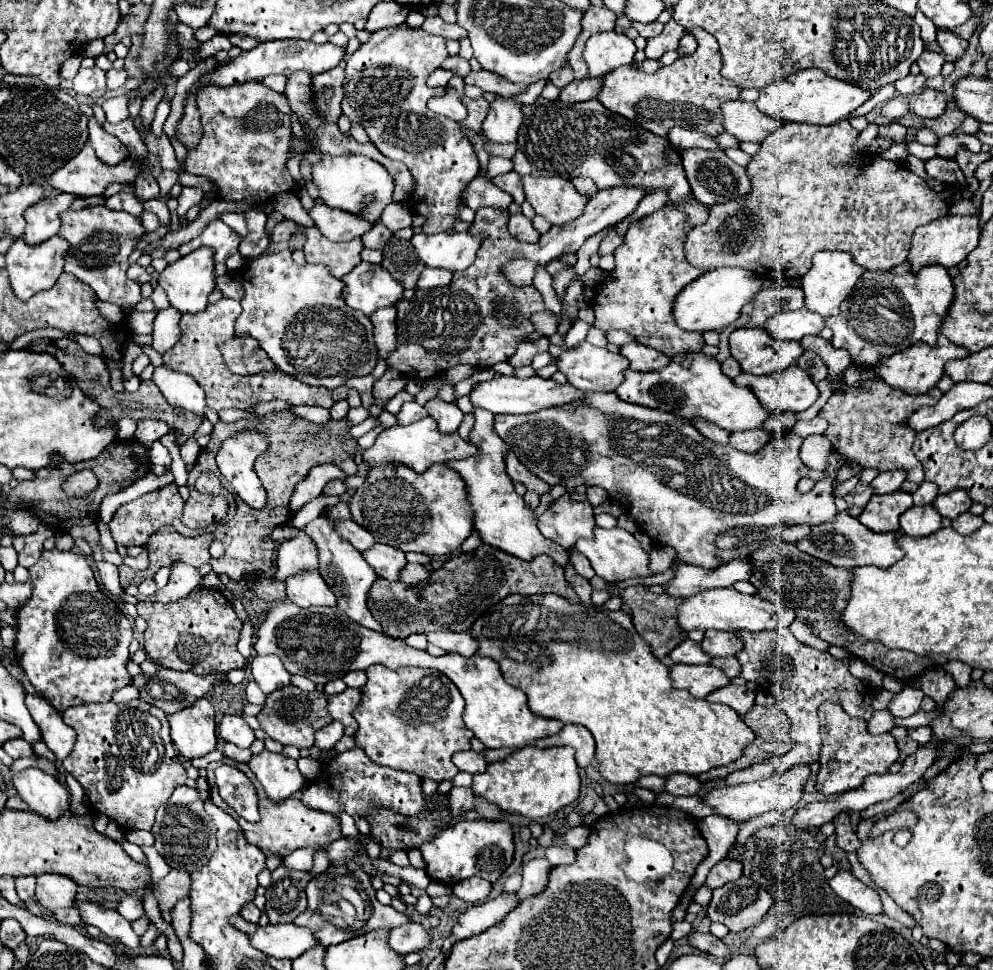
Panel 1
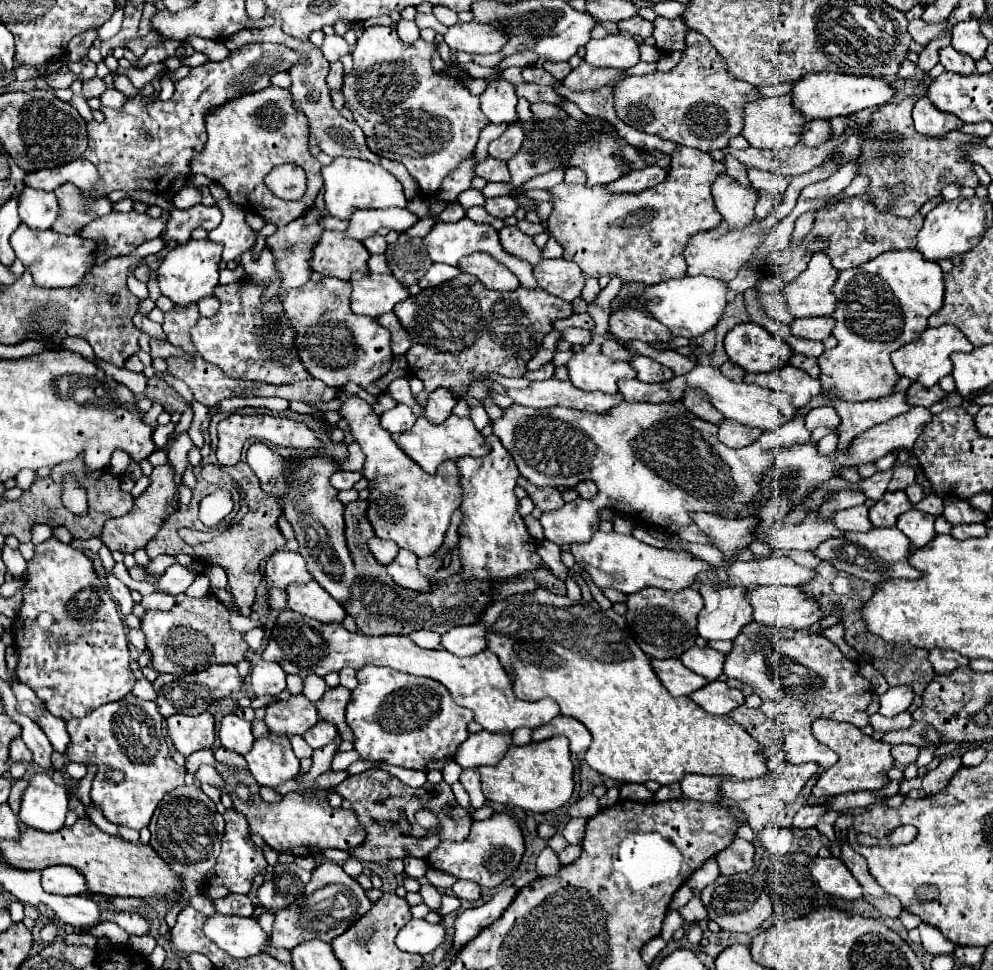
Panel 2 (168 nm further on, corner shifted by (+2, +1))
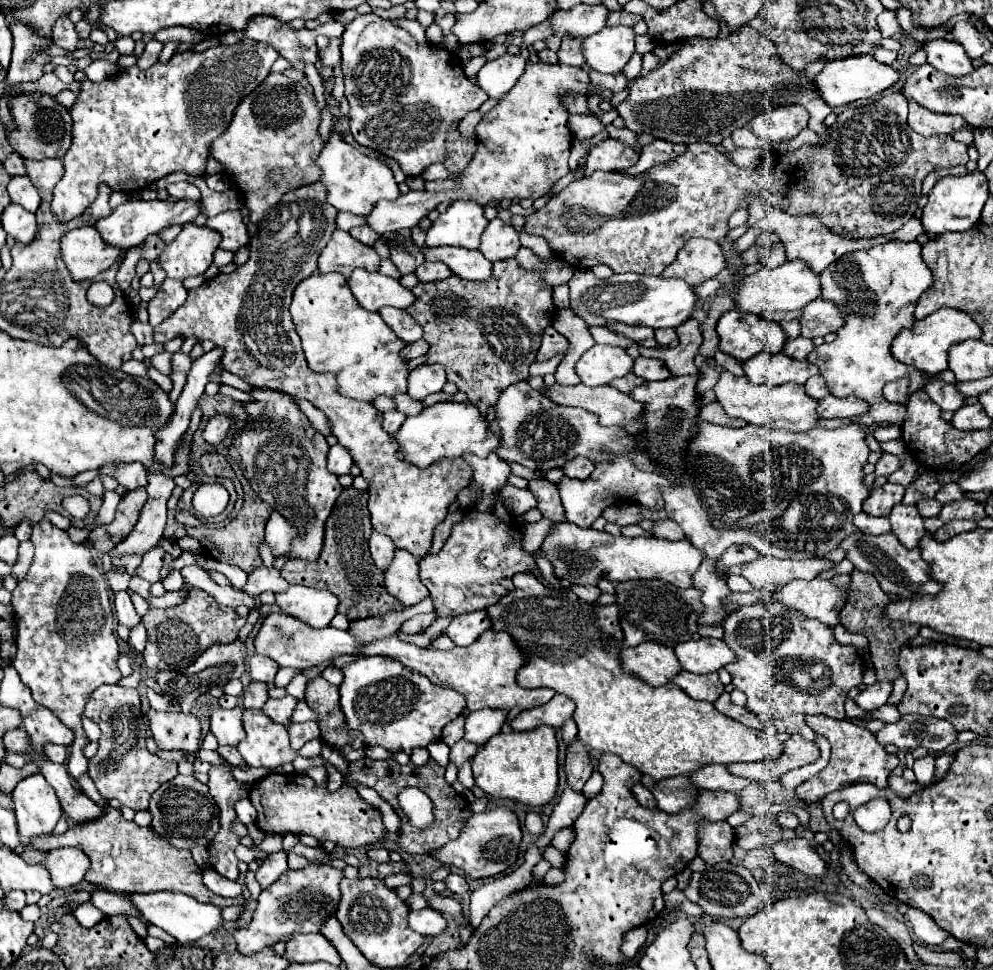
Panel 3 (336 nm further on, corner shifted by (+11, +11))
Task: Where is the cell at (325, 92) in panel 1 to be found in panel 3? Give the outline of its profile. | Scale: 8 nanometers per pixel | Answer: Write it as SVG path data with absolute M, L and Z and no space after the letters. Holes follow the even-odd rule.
M331 40L331 44L319 52L319 58L325 66L337 66L341 62L341 40Z

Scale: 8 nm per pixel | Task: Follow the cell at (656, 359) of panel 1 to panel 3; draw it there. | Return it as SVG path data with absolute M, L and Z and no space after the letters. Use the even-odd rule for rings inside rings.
M645 356L635 358L633 374L641 376L645 380L665 380L665 378L671 376L669 370L665 368L665 364L661 364L661 360L657 360L657 358L645 358Z

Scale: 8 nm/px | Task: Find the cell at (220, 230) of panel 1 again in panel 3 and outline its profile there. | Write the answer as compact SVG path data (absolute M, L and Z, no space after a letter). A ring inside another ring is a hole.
M227 210L213 218L207 218L207 226L221 234L219 248L223 248L223 250L235 252L237 248L241 248L243 244L249 242L247 226L243 224L239 210Z

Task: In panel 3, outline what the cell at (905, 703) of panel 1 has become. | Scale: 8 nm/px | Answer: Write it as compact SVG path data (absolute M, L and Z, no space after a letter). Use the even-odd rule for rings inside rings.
M875 682L875 684L871 684L871 686L865 686L863 690L861 690L861 694L857 696L857 704L863 708L863 710L877 710L877 708L881 708L887 700L889 700L889 696L891 696L891 692L893 692L893 684L889 684L889 682Z

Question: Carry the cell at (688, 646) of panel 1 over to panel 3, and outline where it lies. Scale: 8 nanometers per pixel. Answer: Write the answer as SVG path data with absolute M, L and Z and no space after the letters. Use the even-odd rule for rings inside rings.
M715 638L683 642L675 648L675 654L683 670L693 674L711 674L735 660L729 646L723 640Z

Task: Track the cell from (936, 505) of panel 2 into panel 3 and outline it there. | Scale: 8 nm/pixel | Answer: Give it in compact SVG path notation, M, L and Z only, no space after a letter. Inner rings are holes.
M925 498L925 500L917 502L917 508L919 508L919 512L921 512L923 518L929 518L929 516L937 516L939 514L941 502L937 502L935 498Z

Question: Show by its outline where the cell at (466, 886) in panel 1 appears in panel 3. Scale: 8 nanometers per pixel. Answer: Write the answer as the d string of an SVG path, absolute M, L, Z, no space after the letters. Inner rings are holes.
M451 872L451 874L445 878L445 884L447 884L449 892L453 892L453 894L465 894L465 892L469 890L469 884L467 884L465 876L455 874L455 872Z

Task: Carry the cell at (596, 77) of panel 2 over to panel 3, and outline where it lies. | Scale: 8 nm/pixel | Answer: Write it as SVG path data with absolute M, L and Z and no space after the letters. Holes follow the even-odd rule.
M565 38L561 42L561 48L557 54L559 54L559 62L565 66L583 66L585 64L579 38Z

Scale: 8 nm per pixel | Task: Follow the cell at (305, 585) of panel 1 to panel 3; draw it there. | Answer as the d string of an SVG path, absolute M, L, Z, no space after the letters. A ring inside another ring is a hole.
M291 584L285 592L275 594L281 612L305 620L313 628L325 628L337 614L337 596L327 590L315 590L301 584Z

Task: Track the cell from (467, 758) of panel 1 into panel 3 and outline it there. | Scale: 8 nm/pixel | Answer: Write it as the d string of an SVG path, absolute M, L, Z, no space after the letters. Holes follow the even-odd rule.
M483 708L483 710L471 712L465 718L465 736L463 738L469 740L471 744L483 746L491 736L501 732L501 726L503 726L505 718L507 718L505 710Z

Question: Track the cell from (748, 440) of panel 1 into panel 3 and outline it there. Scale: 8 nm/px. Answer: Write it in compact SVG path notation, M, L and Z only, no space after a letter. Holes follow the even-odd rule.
M711 402L711 404L701 406L699 418L701 418L703 422L721 424L721 426L731 426L731 428L743 428L743 426L745 426L745 420L737 420L737 418L727 416L727 414L725 414L725 410L721 408L721 404L719 404L719 402Z

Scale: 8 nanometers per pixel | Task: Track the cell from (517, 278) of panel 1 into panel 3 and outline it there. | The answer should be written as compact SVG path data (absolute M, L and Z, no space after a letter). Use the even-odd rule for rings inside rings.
M441 246L441 248L423 248L425 260L445 262L451 272L465 280L487 280L493 274L493 262L487 260L479 250L467 250L457 246Z

